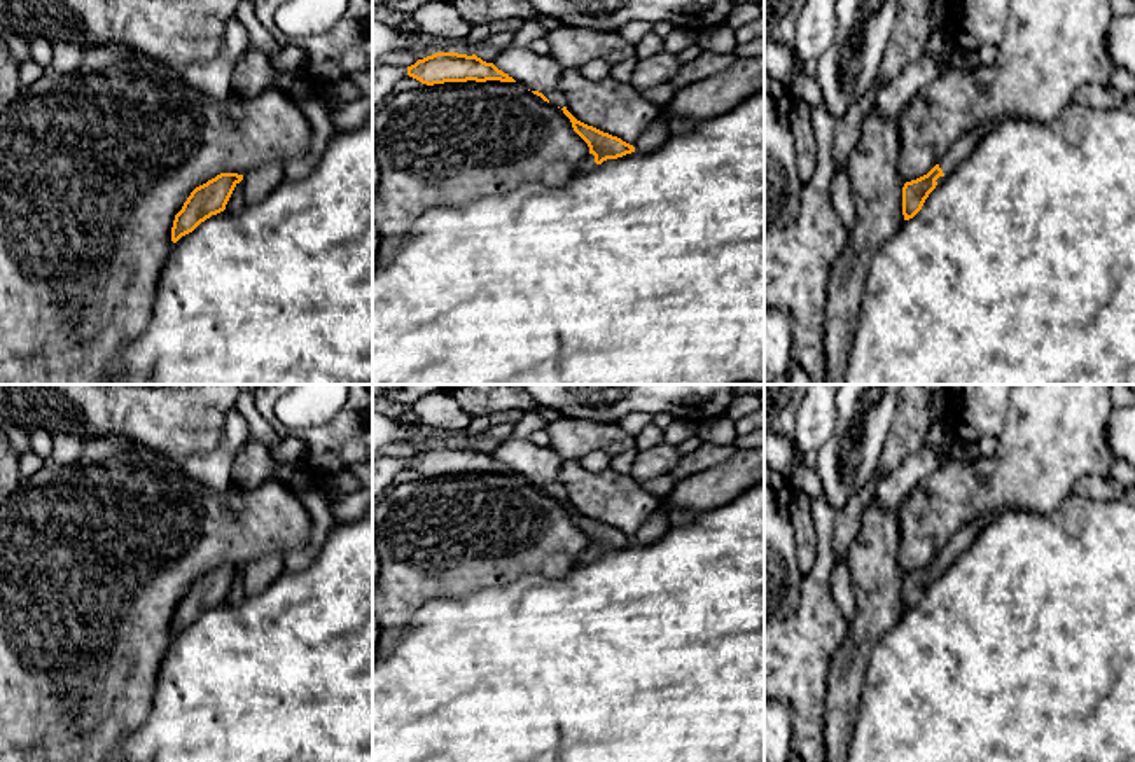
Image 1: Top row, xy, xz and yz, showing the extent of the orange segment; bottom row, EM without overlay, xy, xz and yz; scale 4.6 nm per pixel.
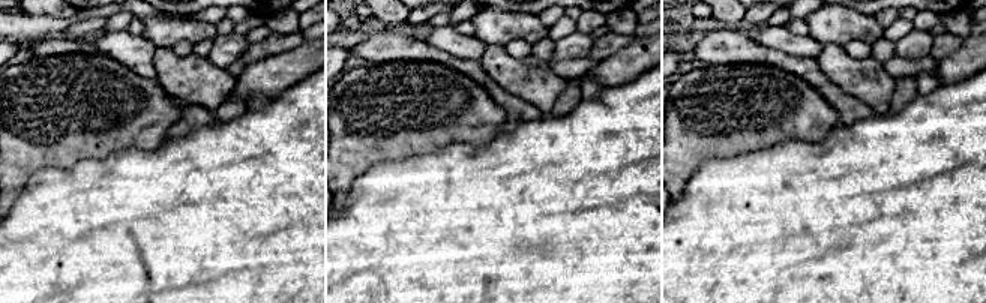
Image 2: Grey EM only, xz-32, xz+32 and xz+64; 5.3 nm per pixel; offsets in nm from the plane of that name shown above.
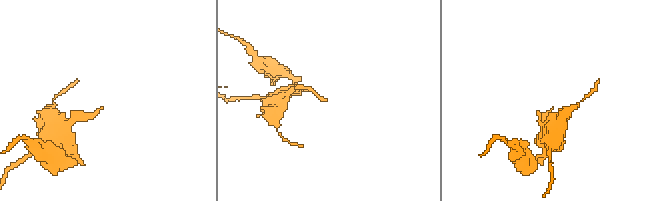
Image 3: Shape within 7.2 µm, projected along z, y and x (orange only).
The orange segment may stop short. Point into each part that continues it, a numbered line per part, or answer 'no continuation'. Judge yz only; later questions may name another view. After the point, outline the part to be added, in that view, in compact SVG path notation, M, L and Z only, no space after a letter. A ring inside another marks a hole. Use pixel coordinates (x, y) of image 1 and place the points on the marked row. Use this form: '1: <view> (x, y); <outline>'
1: yz (960, 149); M986 122L978 126L976 129L965 133L960 140L957 140L950 150L941 157L939 168L943 170L943 177L936 182L937 185L950 175L964 159L971 156L971 152L978 147L978 143L995 128L997 124Z

